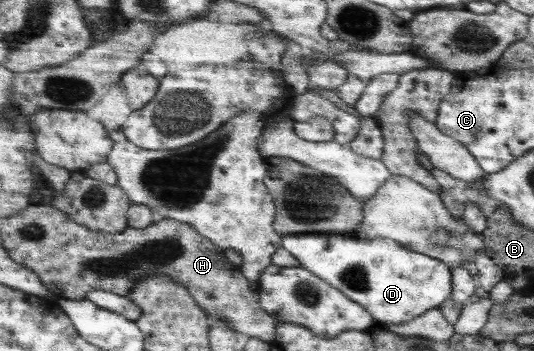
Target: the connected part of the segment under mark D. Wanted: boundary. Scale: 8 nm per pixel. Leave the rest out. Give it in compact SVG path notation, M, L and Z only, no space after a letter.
M286 235L281 248L289 251L307 271L362 305L377 323L410 322L429 309L439 307L453 289L447 264L385 237L351 239L341 235Z

